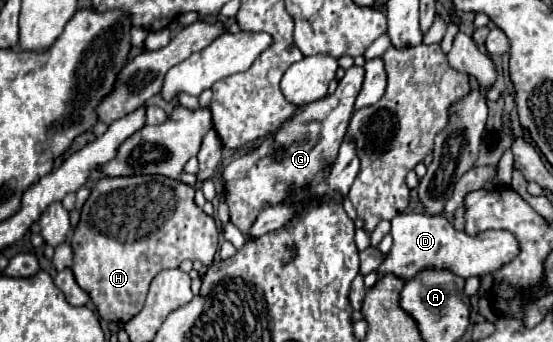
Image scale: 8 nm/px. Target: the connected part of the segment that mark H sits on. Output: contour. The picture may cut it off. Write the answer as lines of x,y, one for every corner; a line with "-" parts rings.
116,176
102,178
92,188
90,198
84,202
80,222
72,234
74,264
72,272
82,290
86,290
96,304
98,314
106,322
128,322
134,318
146,300
152,278
164,268
178,268
182,260
200,260
212,264
218,248
218,228
212,216
206,216
194,202
194,188
166,176

